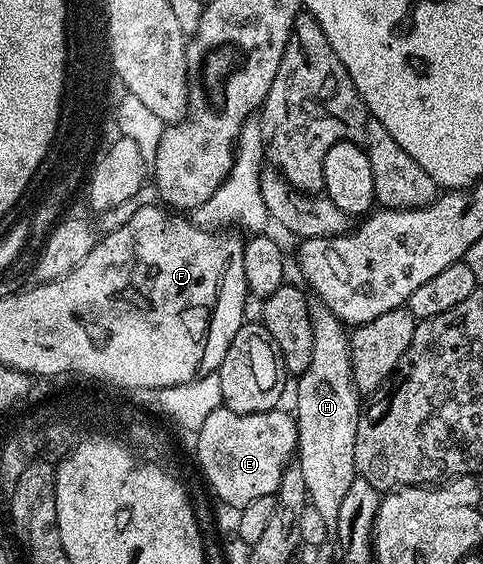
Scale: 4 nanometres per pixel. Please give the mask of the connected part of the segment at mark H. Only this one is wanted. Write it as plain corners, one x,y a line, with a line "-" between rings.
322,304
308,305
313,328
313,356
309,368
298,375
295,386
295,423
299,429
297,464
305,476
309,505
321,512
329,524
337,520
337,508
349,492
349,484
357,477
355,445
357,420
361,413
360,391
355,388
351,371
351,343
344,323

